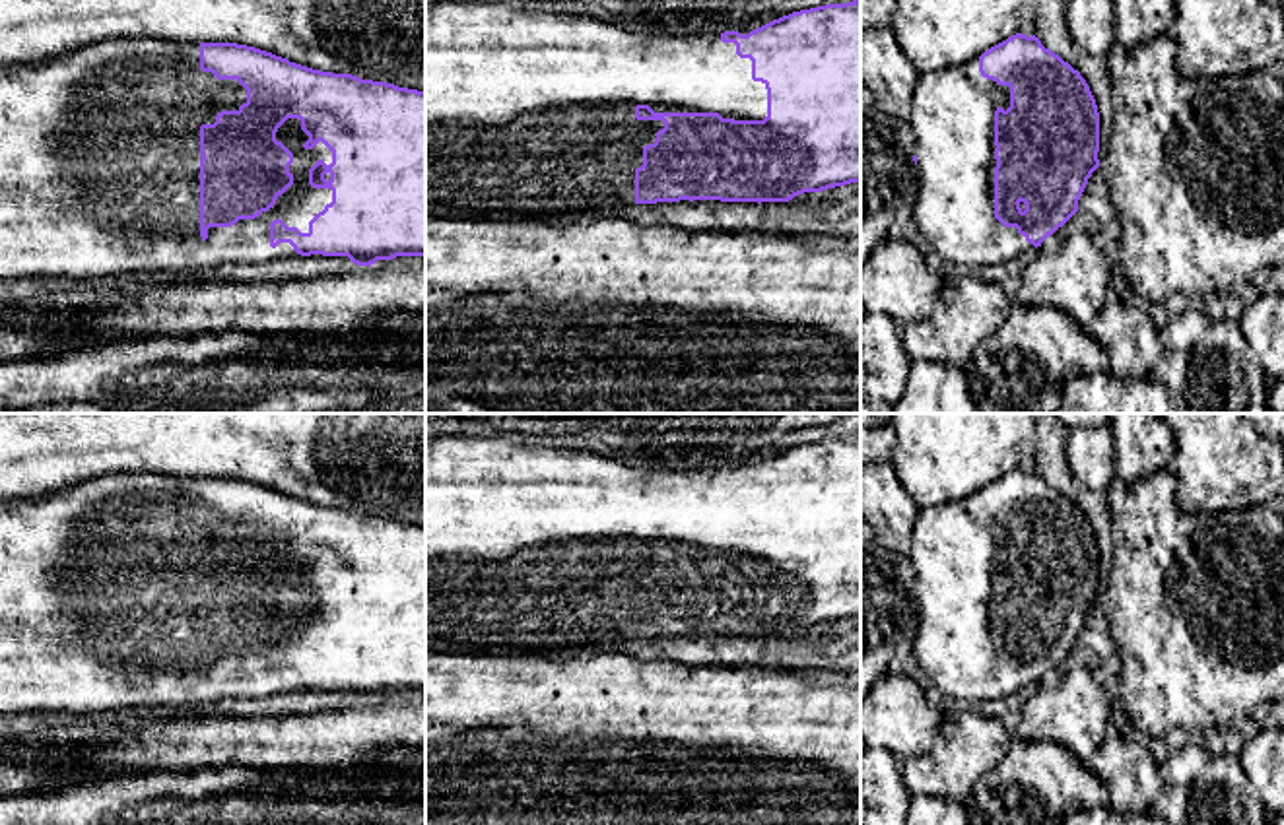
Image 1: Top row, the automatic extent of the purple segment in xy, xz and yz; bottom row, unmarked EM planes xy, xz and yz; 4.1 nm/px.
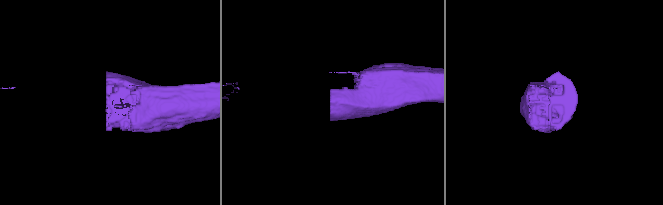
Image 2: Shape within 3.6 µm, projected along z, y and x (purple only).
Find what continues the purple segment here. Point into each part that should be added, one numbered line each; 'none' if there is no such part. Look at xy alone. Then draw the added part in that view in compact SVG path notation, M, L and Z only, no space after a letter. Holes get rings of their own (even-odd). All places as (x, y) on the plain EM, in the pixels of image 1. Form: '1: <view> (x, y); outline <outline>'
1: xy (100, 585); outline M105 474L43 497L0 501L0 714L101 716L132 707L181 707L301 691L289 677L270 681L270 658L282 654L309 668L309 656L332 637L330 623L309 619L309 604L319 594L330 600L332 586L322 577L305 584L309 571L299 553L287 553L276 567L276 575L293 588L293 619L258 652L210 662L208 674L200 672L200 561L214 559L221 545L239 545L243 538L247 524L237 514L218 514L200 505L200 478Z

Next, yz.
1: yz (952, 550); outline M979 491L919 509L907 557L917 575L919 621L913 650L919 668L932 679L940 695L975 709L989 699L1006 699L1035 681L995 652L995 545L1010 542L1010 522L987 514L979 507Z

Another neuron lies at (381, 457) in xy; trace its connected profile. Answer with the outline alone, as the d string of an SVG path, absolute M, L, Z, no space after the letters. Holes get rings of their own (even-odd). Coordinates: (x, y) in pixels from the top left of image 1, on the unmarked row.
M0 413L0 501L132 472L237 478L313 505L425 526L425 413Z

